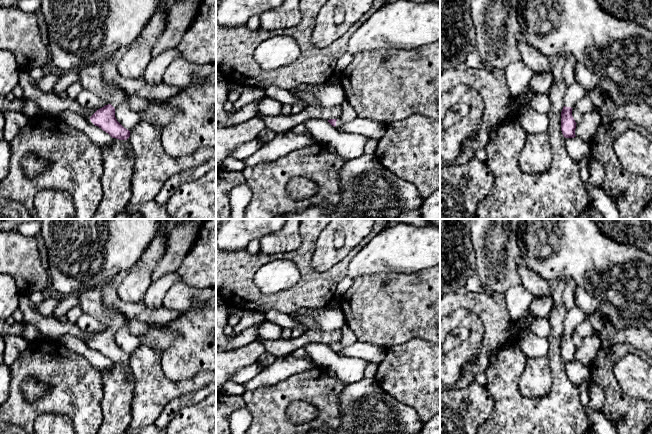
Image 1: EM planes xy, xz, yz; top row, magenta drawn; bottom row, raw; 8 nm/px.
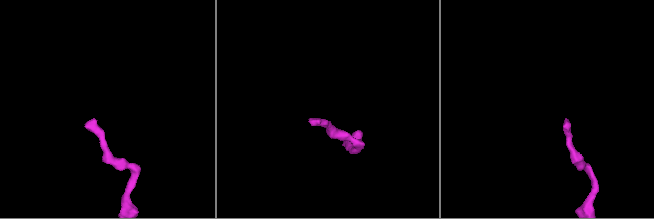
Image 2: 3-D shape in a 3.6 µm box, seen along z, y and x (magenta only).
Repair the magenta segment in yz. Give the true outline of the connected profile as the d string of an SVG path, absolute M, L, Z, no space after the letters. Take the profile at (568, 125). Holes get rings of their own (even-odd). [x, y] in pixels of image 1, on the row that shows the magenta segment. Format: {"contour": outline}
{"contour": "M576 82L567 86L565 94L565 103L561 112L561 131L565 138L574 138L576 122L572 116L572 109L574 105L584 96L587 92Z"}

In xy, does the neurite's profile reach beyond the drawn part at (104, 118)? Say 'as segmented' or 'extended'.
extended

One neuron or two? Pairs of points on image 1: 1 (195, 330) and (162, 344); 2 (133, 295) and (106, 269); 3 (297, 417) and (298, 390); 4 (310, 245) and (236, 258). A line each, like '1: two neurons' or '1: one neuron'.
1: two neurons
2: two neurons
3: two neurons
4: one neuron

